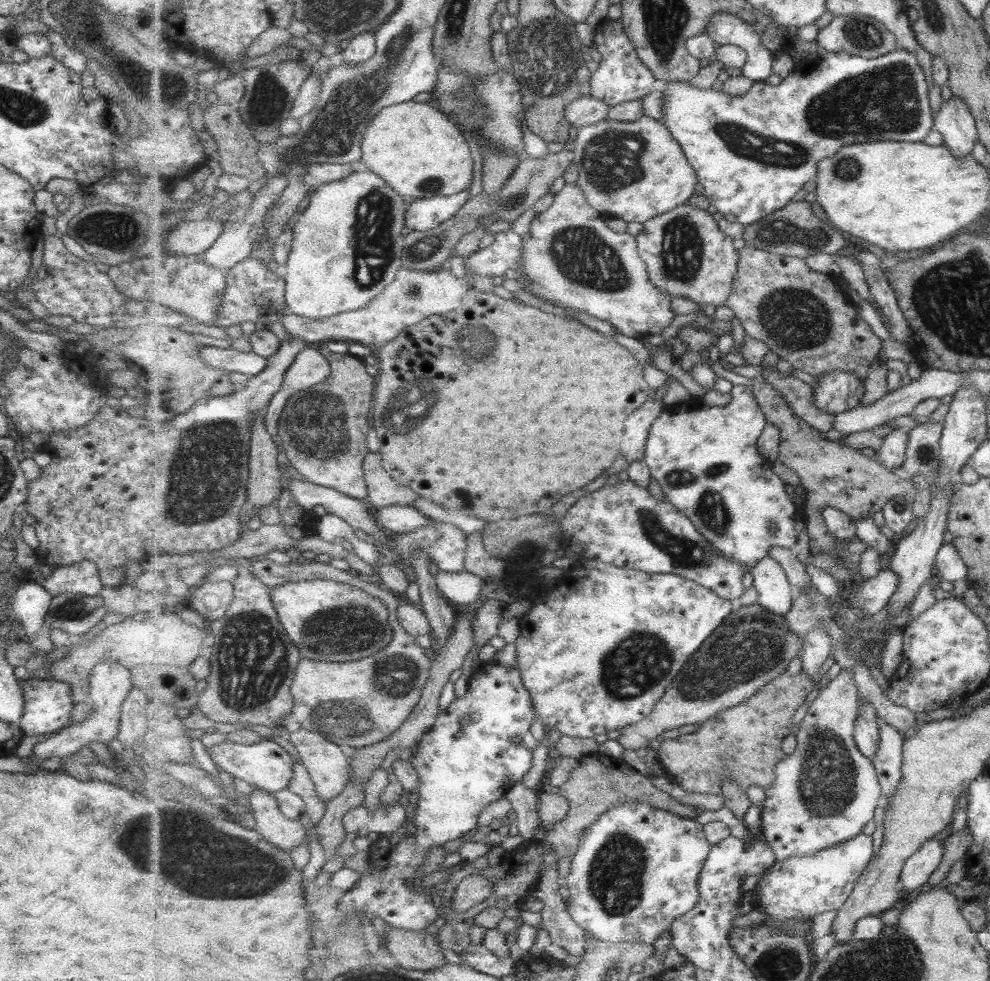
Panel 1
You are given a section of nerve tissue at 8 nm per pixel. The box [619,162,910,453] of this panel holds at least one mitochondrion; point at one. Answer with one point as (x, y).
(798, 320)

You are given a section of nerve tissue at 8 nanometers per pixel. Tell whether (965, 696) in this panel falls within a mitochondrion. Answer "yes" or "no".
no

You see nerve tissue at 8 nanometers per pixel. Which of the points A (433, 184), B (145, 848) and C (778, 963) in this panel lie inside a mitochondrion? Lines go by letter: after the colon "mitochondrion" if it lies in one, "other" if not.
A: mitochondrion
B: mitochondrion
C: mitochondrion

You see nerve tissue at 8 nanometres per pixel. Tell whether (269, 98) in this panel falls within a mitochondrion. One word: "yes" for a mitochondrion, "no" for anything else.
yes

